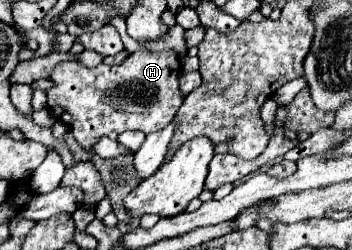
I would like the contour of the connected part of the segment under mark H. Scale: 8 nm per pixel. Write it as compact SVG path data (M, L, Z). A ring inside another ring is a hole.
M140 48L118 66L102 64L88 68L80 62L60 62L48 76L54 82L54 88L46 90L48 110L56 120L70 128L84 150L92 150L94 144L110 132L120 134L124 130L140 130L152 134L166 128L184 100L178 76L180 60L172 50L148 52ZM122 98L126 106L122 104Z

